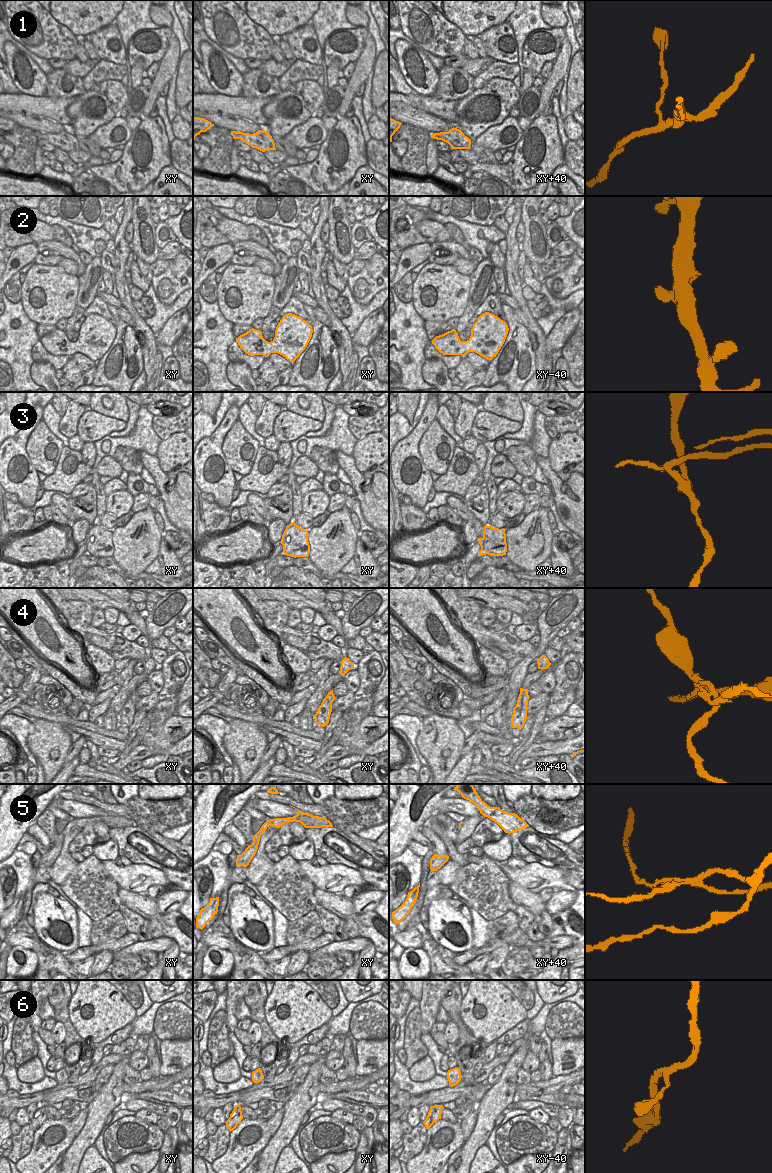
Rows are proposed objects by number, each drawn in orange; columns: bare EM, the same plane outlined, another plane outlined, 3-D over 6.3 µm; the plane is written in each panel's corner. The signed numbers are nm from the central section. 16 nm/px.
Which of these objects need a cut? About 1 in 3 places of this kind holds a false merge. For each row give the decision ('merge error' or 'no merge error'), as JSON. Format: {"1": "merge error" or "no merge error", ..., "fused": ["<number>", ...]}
{"1": "merge error", "2": "no merge error", "3": "merge error", "4": "merge error", "5": "merge error", "6": "no merge error", "fused": ["1", "3", "4", "5"]}

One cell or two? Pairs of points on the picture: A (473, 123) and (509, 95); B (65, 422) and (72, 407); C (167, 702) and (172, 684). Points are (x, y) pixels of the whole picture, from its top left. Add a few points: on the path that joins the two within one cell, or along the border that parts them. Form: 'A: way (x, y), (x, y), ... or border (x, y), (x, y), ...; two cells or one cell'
A: way (485, 122), (494, 121), (500, 113), (501, 107); one cell
B: way (69, 418), (72, 415), (72, 411); one cell
C: way (167, 698), (168, 688); one cell

